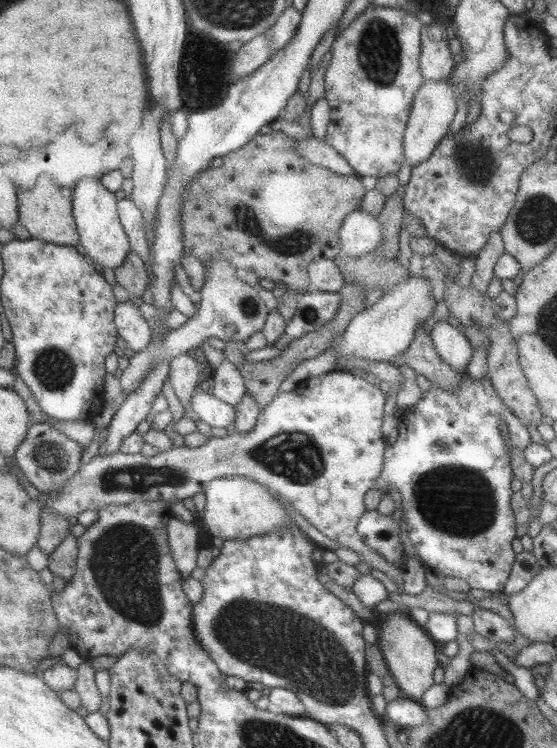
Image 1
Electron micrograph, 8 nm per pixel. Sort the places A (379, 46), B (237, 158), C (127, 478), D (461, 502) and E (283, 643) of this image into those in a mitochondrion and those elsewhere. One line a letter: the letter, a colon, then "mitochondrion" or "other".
A: mitochondrion
B: other
C: mitochondrion
D: mitochondrion
E: mitochondrion

